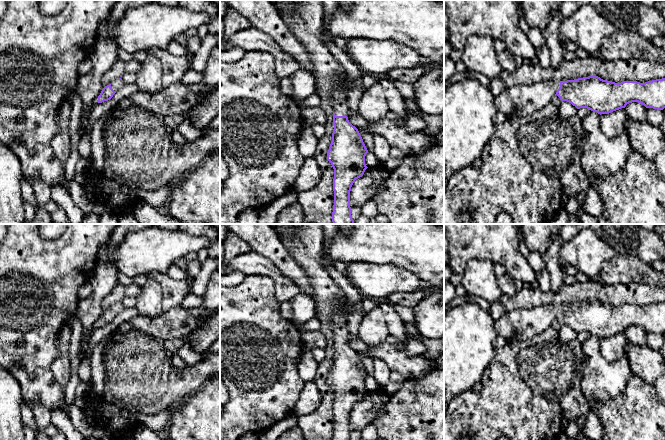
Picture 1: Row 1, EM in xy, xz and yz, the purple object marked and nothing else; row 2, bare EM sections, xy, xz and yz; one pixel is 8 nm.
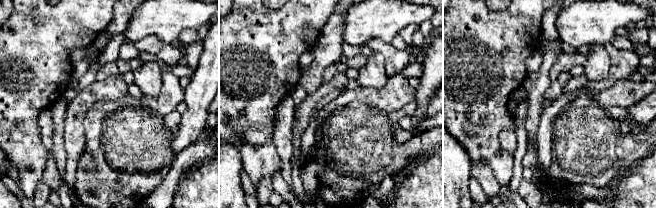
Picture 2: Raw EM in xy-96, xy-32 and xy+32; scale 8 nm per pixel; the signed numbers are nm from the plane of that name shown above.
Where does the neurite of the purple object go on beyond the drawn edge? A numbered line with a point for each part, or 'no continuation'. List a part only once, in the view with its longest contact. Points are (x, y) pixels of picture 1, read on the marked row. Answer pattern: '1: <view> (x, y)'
1: xz (339, 99)

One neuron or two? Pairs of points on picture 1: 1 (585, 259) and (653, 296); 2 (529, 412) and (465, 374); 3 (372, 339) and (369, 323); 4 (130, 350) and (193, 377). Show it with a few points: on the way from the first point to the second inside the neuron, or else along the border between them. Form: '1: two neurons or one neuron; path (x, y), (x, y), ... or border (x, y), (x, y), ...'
1: two neurons; border (589, 278), (595, 279)
2: two neurons; border (490, 362), (482, 378), (472, 388), (458, 395)
3: one neuron; path (372, 335), (372, 327)
4: one neuron; path (146, 366), (156, 376), (177, 376)

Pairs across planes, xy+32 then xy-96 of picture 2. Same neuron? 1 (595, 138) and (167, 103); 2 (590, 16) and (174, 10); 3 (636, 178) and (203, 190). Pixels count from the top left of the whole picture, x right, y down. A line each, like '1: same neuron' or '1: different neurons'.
1: same neuron
2: same neuron
3: same neuron

